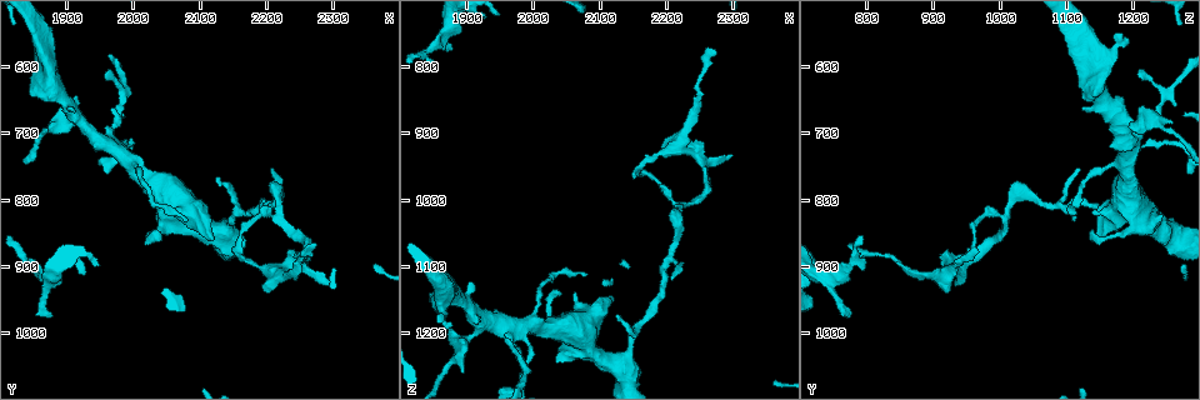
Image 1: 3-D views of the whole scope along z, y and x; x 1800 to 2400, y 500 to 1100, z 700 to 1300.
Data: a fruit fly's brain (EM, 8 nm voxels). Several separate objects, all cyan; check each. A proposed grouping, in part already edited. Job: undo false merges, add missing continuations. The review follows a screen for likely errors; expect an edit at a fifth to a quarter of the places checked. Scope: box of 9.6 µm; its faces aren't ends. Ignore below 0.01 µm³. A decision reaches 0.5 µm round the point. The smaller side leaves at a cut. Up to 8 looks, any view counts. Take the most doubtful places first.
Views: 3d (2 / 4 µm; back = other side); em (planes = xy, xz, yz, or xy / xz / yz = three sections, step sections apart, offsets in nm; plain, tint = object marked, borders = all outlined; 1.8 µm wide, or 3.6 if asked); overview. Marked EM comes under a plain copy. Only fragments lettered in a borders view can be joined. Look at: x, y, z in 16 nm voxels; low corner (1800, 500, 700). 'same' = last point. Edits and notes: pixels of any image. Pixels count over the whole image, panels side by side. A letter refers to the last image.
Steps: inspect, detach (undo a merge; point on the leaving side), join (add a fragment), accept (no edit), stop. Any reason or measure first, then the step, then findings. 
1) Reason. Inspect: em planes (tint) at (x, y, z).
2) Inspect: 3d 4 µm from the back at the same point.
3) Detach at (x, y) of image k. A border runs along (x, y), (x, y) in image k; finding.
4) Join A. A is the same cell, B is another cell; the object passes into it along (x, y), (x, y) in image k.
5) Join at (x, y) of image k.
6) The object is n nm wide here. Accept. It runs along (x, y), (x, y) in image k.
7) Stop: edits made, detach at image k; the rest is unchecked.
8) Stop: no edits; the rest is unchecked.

Branch stops here. Inspect: em yz step 4 (borders) at (1875, 980, 775).

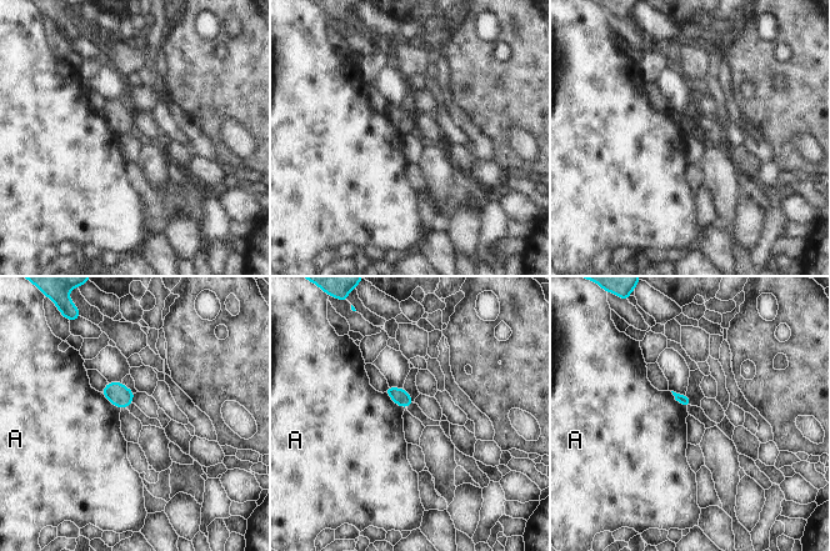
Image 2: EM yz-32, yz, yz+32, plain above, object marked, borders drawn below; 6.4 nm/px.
Accept. A is another cell; a border runs along (384, 392), (396, 404), (405, 407) in image 2; no lettered fragment goes on from it.

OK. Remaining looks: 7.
Looks like a crossing. Inspect: em planes (borders) at (2235, 905, 925).

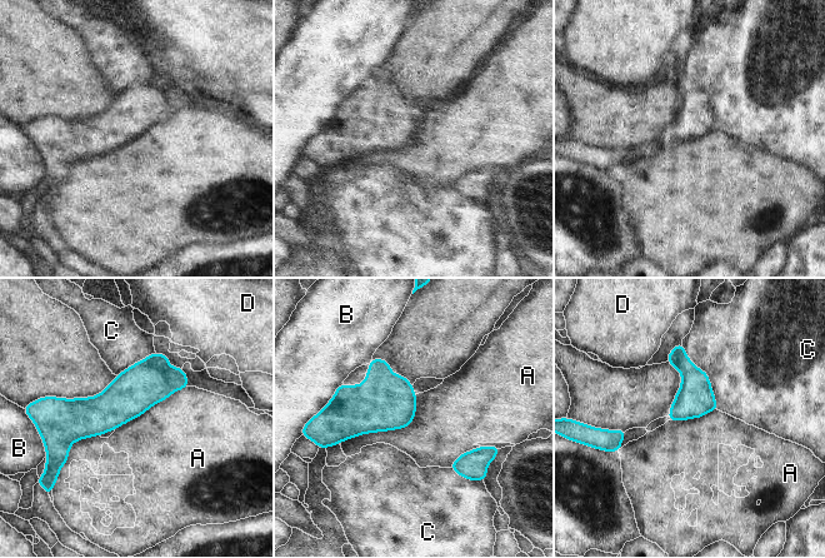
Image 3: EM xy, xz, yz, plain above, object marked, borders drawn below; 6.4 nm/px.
The longest contact is with A, 600 nm. Accept. A, B, C and D are other cells; it runs along (184, 379), (59, 424) in image 3; all the same neuron.

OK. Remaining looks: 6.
Branch stops here. Inspect: em xz step 4 (tint) at (1865, 580, 1175).

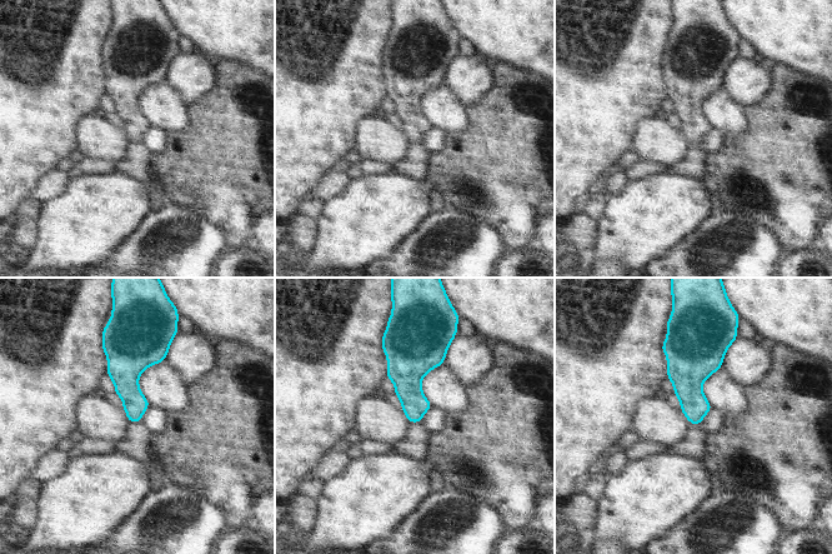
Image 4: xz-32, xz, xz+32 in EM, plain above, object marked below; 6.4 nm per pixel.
Inspect: em planes (borders) at the same point.

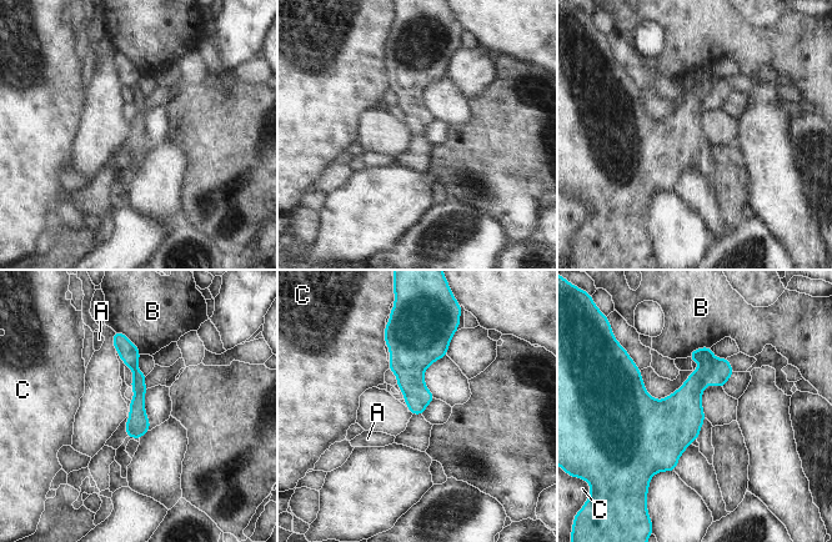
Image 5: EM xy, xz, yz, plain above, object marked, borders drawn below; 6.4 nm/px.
Accept. A, B and C are other cells; a border runs along (384, 330), (385, 345) in image 5; no lettered fragment goes on from it.

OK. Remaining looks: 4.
Stop: no edits; the rest is unchecked.

